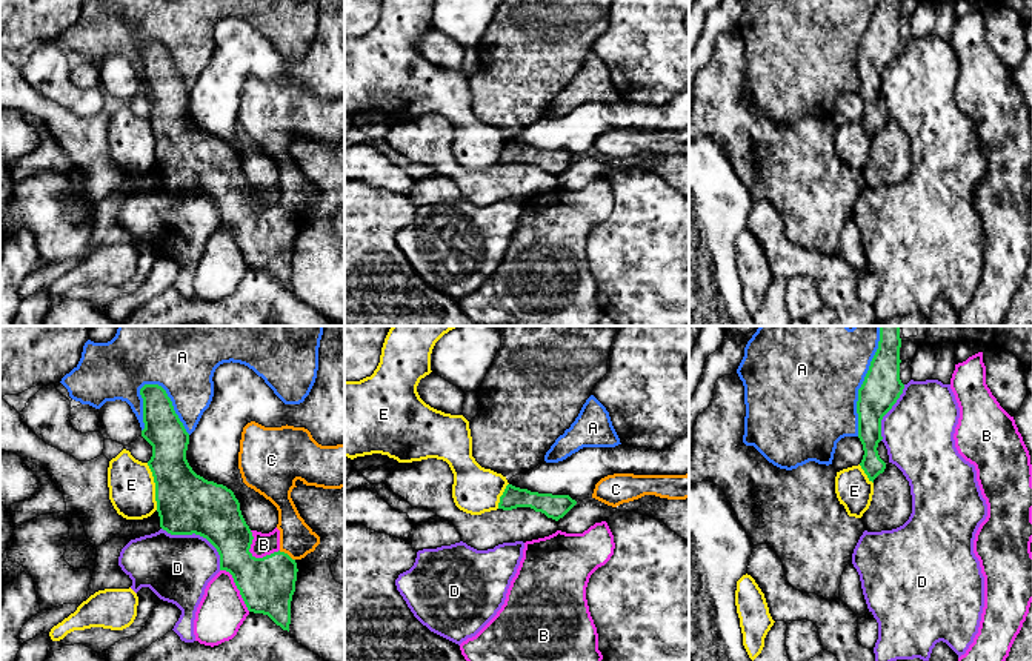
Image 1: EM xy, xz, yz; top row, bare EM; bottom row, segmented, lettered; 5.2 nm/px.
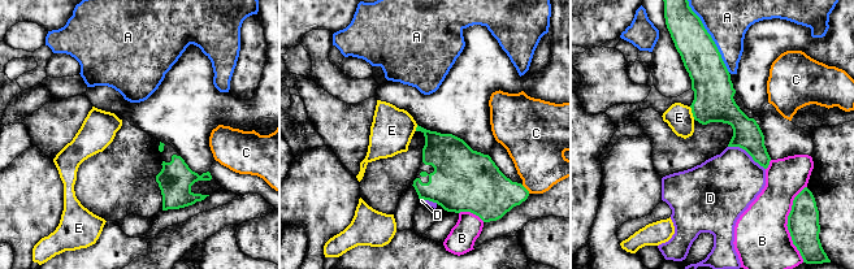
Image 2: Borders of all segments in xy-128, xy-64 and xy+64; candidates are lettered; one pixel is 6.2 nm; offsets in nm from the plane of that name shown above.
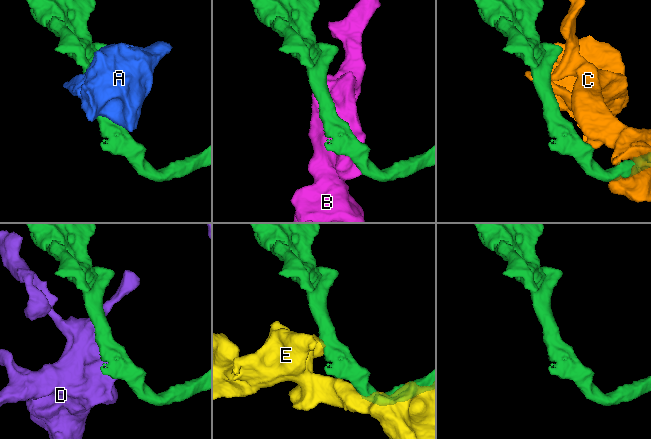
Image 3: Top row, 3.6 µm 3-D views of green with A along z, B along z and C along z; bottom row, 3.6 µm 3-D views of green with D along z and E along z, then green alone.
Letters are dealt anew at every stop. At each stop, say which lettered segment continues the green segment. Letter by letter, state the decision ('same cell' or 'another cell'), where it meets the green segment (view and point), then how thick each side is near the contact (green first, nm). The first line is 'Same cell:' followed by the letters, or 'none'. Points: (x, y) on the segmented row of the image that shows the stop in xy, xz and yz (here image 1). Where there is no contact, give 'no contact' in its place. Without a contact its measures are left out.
Same cell: none
A: another cell; contact xy (171, 403); calibres 200 and 380 nm
B: another cell; contact xy (254, 557); calibres 300 and 120 nm
C: another cell; contact xy (286, 554); calibres 300 and 180 nm
D: another cell; contact xy (199, 534); calibres 320 and 360 nm
E: another cell; contact xy (156, 486); calibres 320 and 240 nm

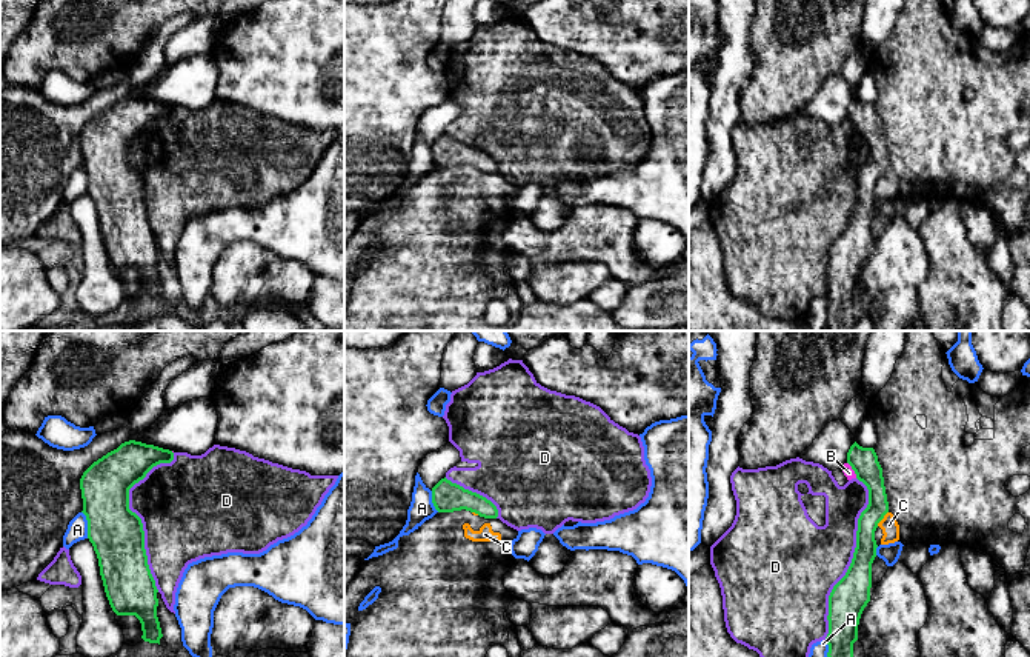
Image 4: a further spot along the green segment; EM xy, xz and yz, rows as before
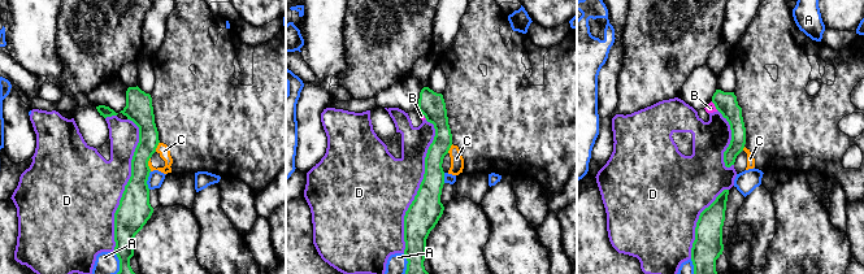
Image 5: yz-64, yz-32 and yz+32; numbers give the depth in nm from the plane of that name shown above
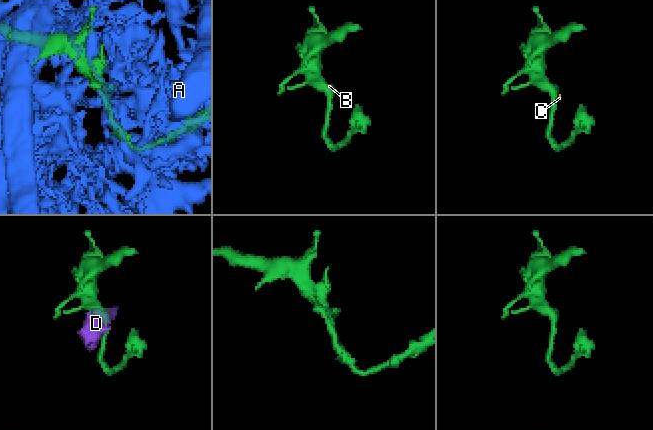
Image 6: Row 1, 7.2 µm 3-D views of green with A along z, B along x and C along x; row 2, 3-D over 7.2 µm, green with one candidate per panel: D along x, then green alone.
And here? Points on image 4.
Same cell: none
A: another cell; contact xy (88, 525); calibres 280 and 110 nm
B: another cell; contact yz (852, 468); calibres 140 and 60 nm
C: another cell; contact yz (883, 517); calibres 130 and 90 nm
D: another cell; contact yz (852, 559); calibres 200 and 400 nm

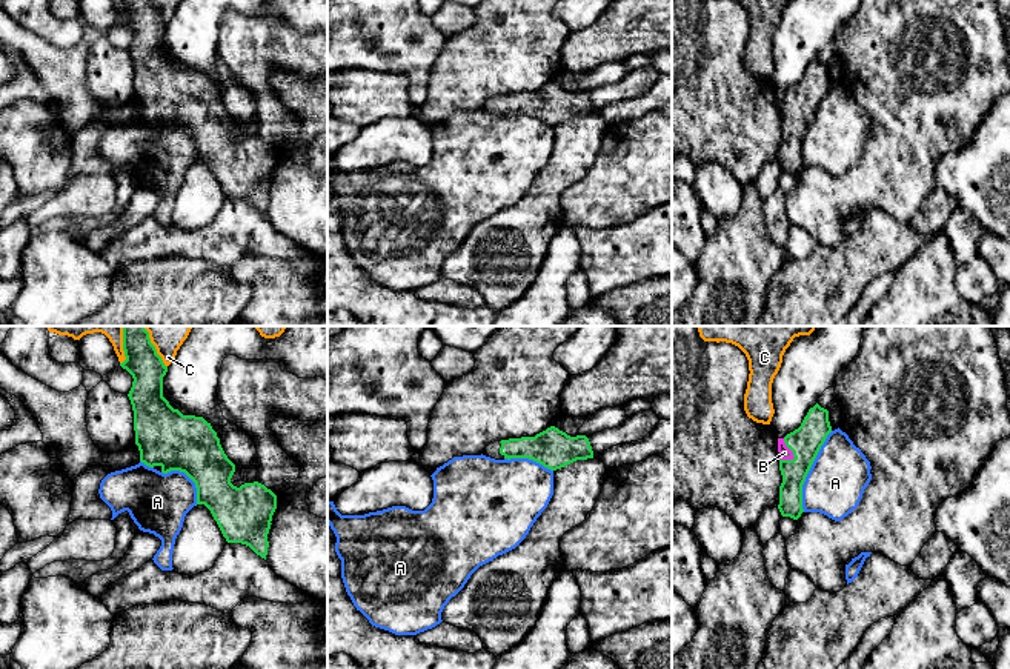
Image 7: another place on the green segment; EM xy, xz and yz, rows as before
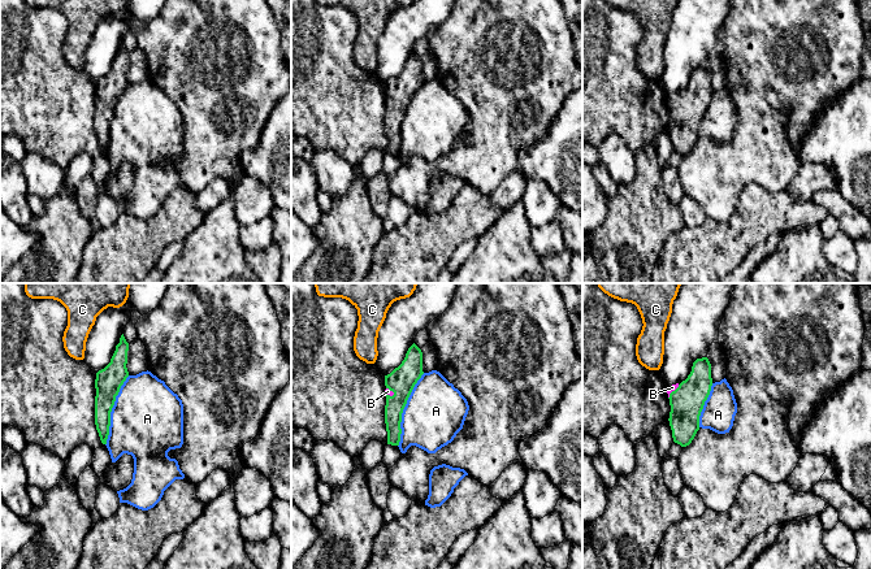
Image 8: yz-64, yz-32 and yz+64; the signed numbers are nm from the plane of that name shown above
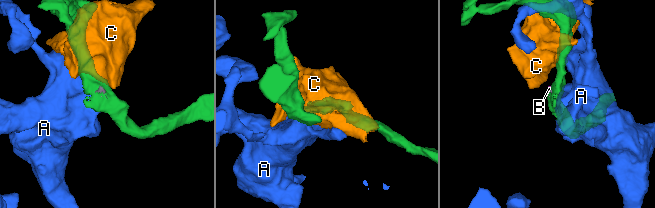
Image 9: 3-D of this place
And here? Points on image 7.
Same cell: B
A: another cell; contact yz (809, 469); calibres 160 and 300 nm
B: same cell; contact yz (789, 448); calibres 160 and 60 nm
C: another cell; contact xy (154, 346); calibres 180 and 220 nm

